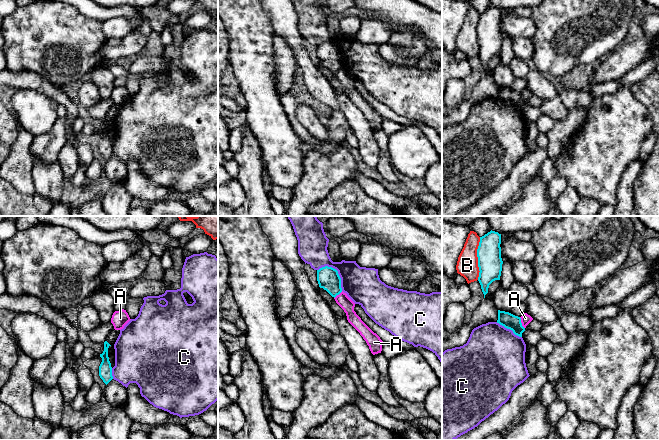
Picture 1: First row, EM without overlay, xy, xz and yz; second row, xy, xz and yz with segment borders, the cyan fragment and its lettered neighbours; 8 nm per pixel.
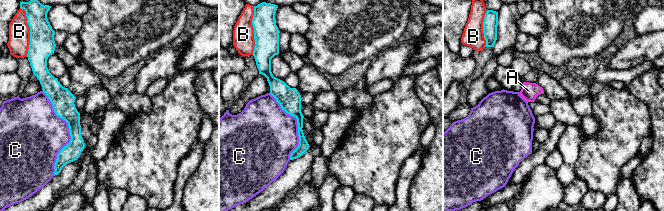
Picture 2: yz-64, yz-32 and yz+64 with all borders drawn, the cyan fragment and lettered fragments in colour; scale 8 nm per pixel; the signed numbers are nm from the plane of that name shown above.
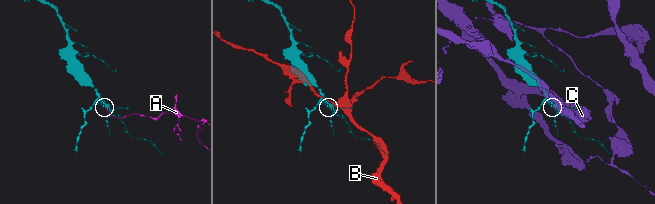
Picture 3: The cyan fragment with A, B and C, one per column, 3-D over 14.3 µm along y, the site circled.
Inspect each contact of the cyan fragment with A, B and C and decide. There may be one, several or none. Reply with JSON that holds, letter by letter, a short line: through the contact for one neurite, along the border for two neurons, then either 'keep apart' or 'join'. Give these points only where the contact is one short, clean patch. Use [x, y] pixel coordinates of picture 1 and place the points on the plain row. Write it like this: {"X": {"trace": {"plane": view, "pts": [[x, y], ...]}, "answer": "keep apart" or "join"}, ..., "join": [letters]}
{"A": {"trace": {"plane": "yz", "pts": [[519, 93], [524, 104]]}, "answer": "keep apart"}, "B": {"answer": "keep apart"}, "C": {"answer": "keep apart"}, "join": []}

